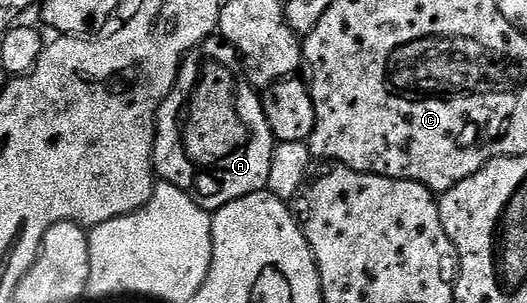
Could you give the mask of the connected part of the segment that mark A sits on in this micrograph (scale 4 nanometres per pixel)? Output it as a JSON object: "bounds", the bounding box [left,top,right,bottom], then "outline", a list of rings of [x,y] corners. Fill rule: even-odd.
{"bounds":[154,38,275,210],"outline":[[[211,38],[197,44],[191,52],[187,52],[183,56],[182,65],[178,67],[178,77],[174,83],[174,89],[166,95],[166,101],[162,103],[158,111],[158,123],[154,134],[154,170],[159,181],[184,190],[202,208],[217,210],[223,208],[228,202],[236,202],[240,198],[250,196],[253,192],[260,192],[266,188],[268,170],[272,170],[272,154],[275,143],[272,130],[268,126],[268,118],[262,113],[262,98],[259,89],[246,79],[236,49],[221,38]]]}

